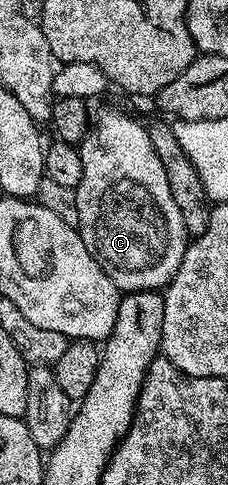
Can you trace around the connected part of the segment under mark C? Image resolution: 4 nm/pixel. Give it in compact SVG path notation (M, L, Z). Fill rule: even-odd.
M101 112L98 116L96 113L89 133L85 135L79 147L81 149L81 161L83 162L83 178L76 189L77 208L79 210L79 222L76 229L83 238L83 246L87 246L91 258L95 258L95 262L99 262L99 266L105 271L107 278L111 278L118 289L125 292L151 292L164 289L165 285L173 279L175 270L179 270L179 262L183 262L187 243L187 229L179 206L175 206L175 198L171 194L167 170L163 170L163 162L159 158L159 154L155 154L155 146L151 146L148 127L144 123L141 125L139 121L132 120L129 116L124 116L121 112Z

